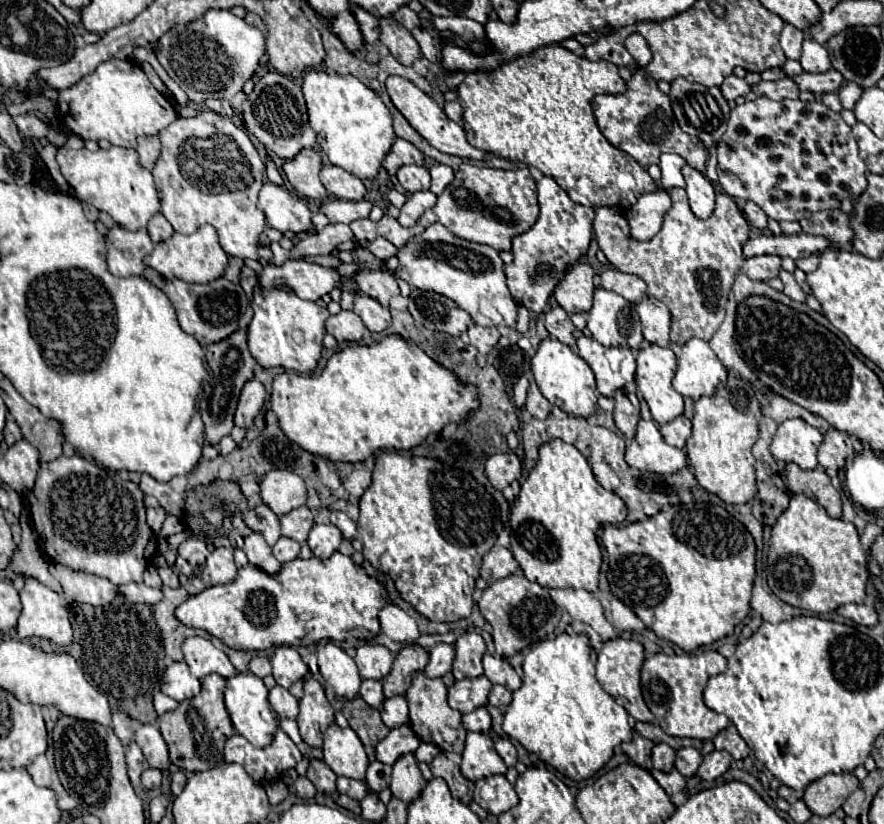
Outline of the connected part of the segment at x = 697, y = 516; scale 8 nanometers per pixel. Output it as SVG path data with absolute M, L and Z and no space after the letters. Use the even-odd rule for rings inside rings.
M691 503L691 505L673 505L667 507L663 511L659 511L653 517L647 517L645 521L635 521L631 525L605 525L603 529L603 545L609 553L609 571L607 571L607 579L611 585L611 593L623 601L631 611L635 611L635 615L645 623L645 627L649 627L659 639L671 641L677 647L681 647L683 651L697 651L701 645L711 645L727 635L733 633L735 625L739 625L747 613L751 611L749 607L749 599L751 599L751 589L753 589L753 577L755 577L755 557L756 545L753 543L751 533L745 529L745 525L741 521L737 521L731 513L727 513L723 507L719 505L711 505L711 503Z

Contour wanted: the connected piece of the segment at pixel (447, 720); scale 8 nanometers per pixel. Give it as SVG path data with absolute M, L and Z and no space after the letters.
M421 671L413 673L413 681L405 693L405 699L409 703L411 727L419 735L421 741L435 743L441 751L453 751L453 753L463 751L467 731L461 725L461 713L447 705L447 687L441 679L429 679Z

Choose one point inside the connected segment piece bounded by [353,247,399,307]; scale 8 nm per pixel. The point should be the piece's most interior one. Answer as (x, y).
(381, 286)

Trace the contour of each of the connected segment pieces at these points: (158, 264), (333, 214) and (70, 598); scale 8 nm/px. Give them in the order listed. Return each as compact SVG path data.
M203 225L193 235L173 233L167 241L155 245L153 253L145 257L145 265L159 271L163 277L177 277L187 283L209 283L225 273L225 251L219 245L217 231L211 225Z
M329 201L321 205L321 213L325 213L329 217L331 223L351 223L355 219L363 219L369 217L371 211L371 203L369 201Z
M51 565L51 575L61 583L67 603L89 603L93 607L107 605L117 597L117 587L105 577L73 571L65 565Z

